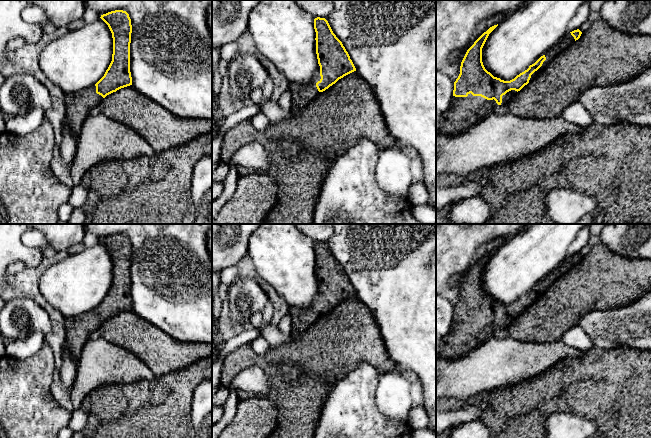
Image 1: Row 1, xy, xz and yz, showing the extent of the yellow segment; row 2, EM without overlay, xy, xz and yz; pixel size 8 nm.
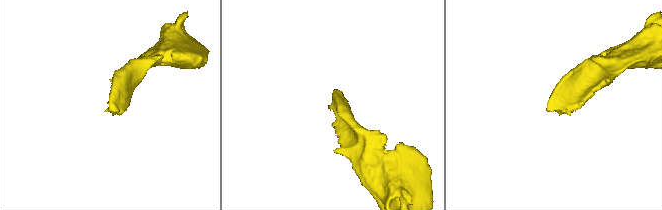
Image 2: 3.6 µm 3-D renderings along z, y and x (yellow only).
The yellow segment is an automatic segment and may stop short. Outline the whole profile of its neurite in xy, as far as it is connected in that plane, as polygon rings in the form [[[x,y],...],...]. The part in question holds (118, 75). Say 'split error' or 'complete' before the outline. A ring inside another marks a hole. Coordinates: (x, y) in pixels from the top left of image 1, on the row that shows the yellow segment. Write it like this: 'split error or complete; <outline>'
split error; [[[115,10],[100,17],[109,27],[113,38],[112,61],[104,76],[94,85],[77,93],[65,94],[66,122],[77,138],[92,108],[117,90],[132,85],[130,43],[132,25],[129,14]]]

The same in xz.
split error; [[[325,18],[314,19],[316,54],[320,73],[308,86],[289,84],[292,94],[292,113],[308,106],[320,92],[325,91],[339,79],[356,71],[342,42],[333,33]]]

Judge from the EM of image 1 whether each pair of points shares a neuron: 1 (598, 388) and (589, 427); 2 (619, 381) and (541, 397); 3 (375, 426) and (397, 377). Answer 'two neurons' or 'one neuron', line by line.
1: two neurons
2: one neuron
3: two neurons

